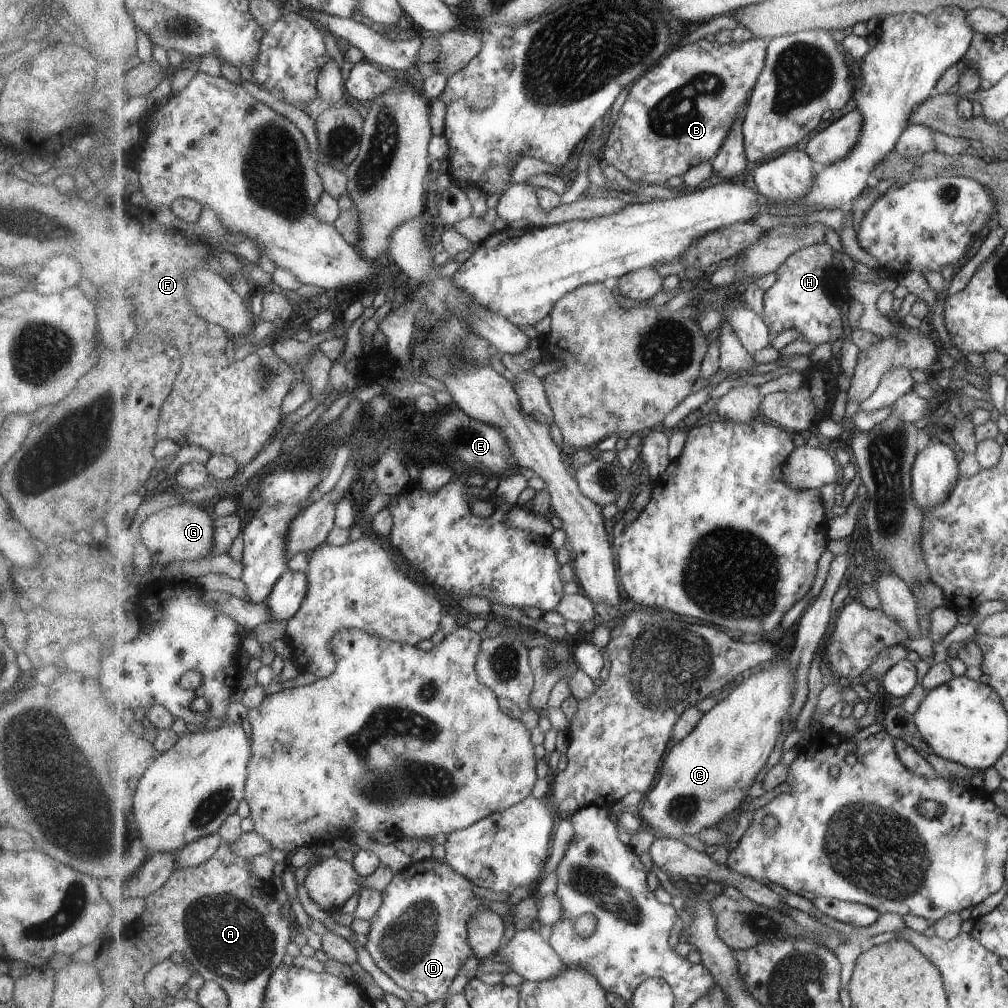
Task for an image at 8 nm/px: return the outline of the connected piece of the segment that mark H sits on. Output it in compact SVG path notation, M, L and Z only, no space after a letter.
M823 243L813 245L792 254L776 272L777 282L764 292L763 318L773 335L789 328L799 332L798 340L819 346L825 342L837 342L843 338L843 312L837 299L839 285L844 281L843 270L834 263L837 249Z

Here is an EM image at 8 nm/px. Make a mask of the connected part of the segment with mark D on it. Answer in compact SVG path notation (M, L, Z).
M423 859L410 864L382 890L383 904L370 920L371 930L364 944L375 964L398 986L409 991L419 991L429 1002L447 997L447 992L462 972L466 963L475 956L468 934L468 923L475 911L489 909L489 901L479 896L477 885L458 873L444 859Z

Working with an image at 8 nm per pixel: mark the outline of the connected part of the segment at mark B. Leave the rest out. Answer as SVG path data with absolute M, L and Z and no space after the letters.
M753 36L748 41L726 45L701 39L695 44L670 49L653 70L640 76L628 92L602 150L604 165L613 165L633 182L665 187L673 176L685 176L694 166L718 156L738 117L746 110L750 94L766 68L770 38Z

